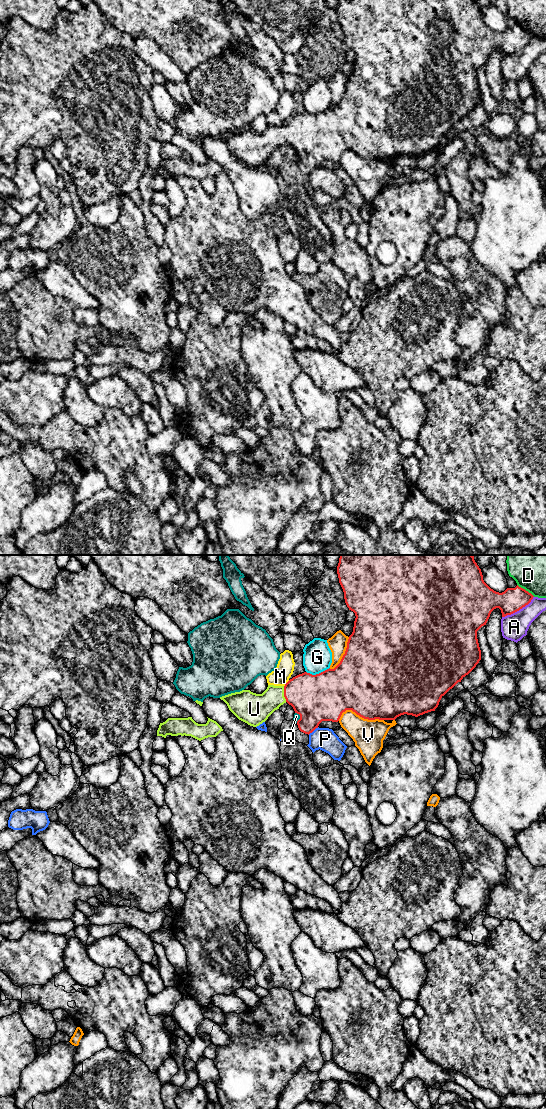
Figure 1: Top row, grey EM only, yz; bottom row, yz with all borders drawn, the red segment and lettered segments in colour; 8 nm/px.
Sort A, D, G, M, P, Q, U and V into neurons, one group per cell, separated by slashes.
A / D / G / M / P / Q / U / V

